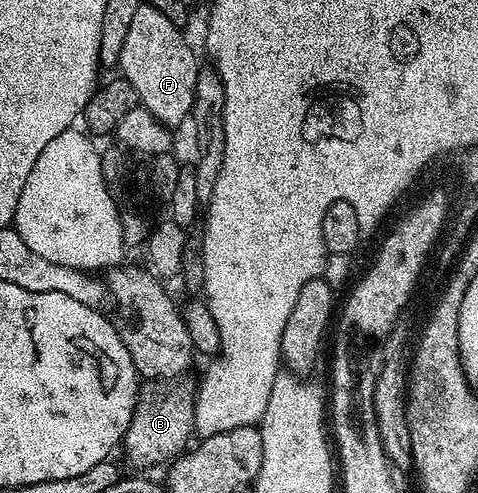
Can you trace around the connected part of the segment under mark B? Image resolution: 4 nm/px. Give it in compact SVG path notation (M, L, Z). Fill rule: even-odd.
M162 377L157 381L146 381L141 384L138 403L134 406L134 416L124 440L126 459L132 466L154 467L157 463L165 464L187 450L191 442L190 435L192 436L194 431L196 391L193 386L189 387L182 382L186 381L171 381Z

